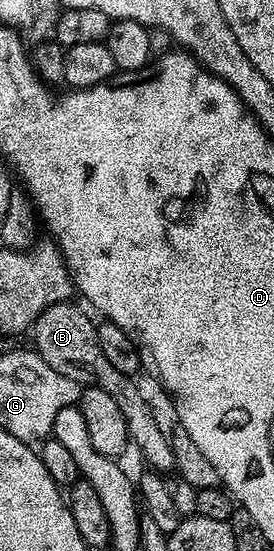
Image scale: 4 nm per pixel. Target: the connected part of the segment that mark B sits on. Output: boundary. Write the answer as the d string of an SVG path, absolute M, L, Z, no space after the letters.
M73 301L57 302L40 314L32 327L33 347L53 370L66 378L71 378L81 387L104 388L104 392L119 405L121 415L128 424L131 441L145 460L150 462L149 467L162 474L173 471L175 456L171 450L169 435L160 428L147 400L134 382L136 380L131 375L114 368L106 359L104 352L101 351L95 321L91 321L75 304Z

